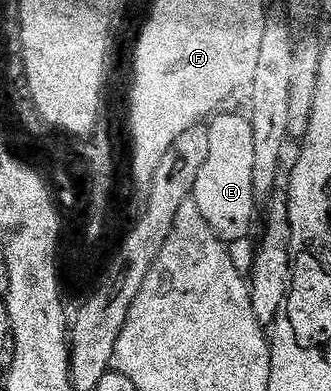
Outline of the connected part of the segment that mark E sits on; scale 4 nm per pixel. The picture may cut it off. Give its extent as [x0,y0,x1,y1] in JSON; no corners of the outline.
[191,113,258,245]

